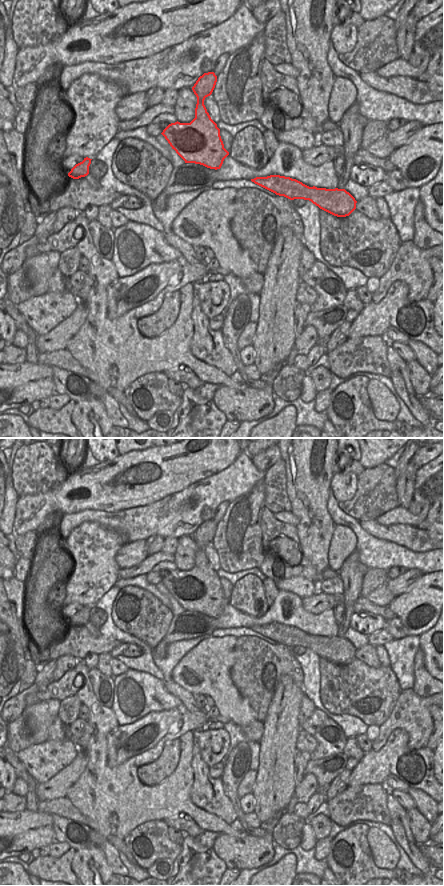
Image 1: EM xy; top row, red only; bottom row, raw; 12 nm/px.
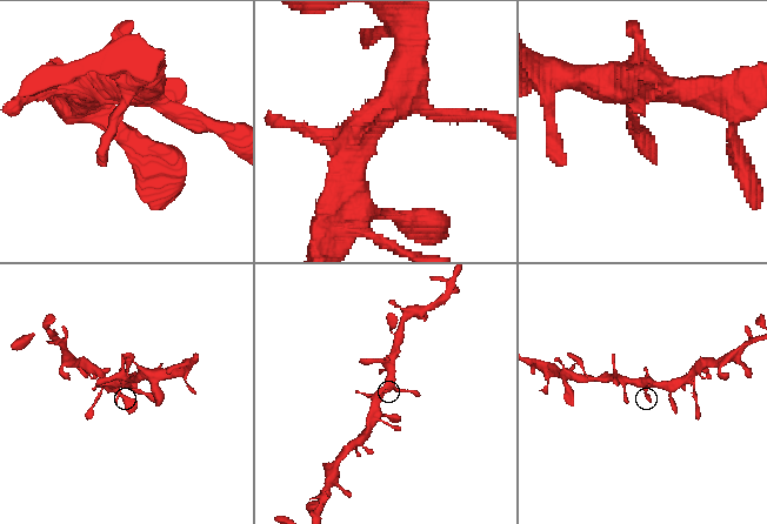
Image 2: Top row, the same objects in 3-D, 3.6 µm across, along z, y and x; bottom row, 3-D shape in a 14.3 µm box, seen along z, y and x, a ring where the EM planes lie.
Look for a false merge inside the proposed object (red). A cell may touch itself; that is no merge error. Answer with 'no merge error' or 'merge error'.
no merge error

